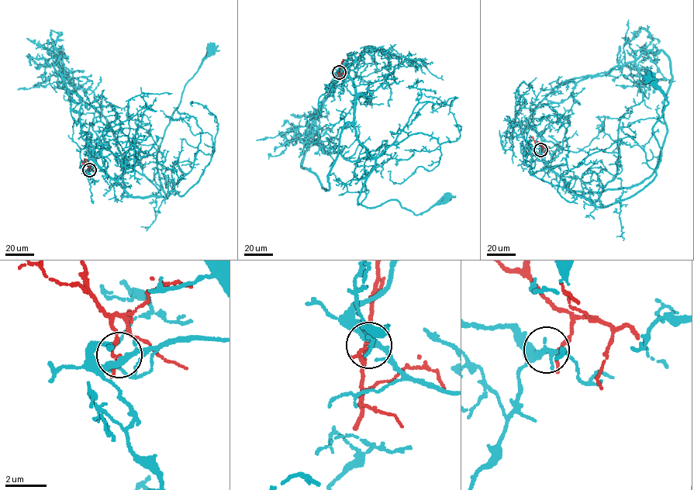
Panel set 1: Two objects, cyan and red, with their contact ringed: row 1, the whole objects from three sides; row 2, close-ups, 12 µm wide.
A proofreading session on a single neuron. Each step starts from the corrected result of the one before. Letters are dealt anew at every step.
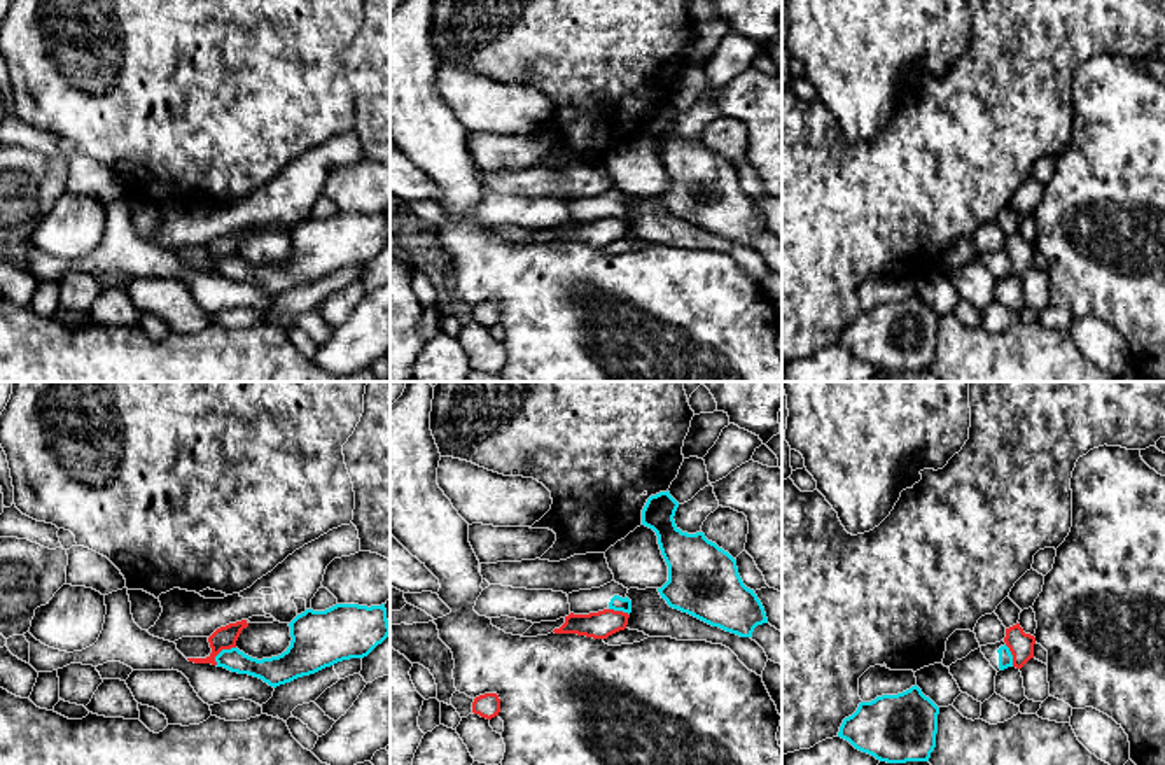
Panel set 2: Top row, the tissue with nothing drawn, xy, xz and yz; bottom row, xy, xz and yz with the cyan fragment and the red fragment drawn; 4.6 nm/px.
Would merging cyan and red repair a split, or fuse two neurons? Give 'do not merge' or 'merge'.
do not merge

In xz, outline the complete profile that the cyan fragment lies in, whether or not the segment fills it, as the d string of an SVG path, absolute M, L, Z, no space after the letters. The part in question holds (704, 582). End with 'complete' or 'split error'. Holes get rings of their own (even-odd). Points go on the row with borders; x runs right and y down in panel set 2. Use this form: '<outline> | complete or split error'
M670 492L651 495L642 509L642 525L658 536L661 555L668 565L668 581L658 588L661 599L673 609L687 613L712 627L740 637L752 637L757 625L768 623L764 607L754 590L747 588L738 574L736 560L708 541L703 532L687 534L675 525L679 502Z | complete

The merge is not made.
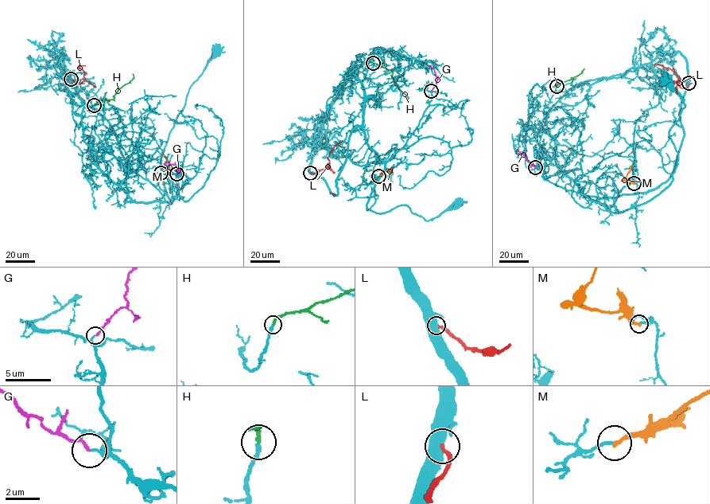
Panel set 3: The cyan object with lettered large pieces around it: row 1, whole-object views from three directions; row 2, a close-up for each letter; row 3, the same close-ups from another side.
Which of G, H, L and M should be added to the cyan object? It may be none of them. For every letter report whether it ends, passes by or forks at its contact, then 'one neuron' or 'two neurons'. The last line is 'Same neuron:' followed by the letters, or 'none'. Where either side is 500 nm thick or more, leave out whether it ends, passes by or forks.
G: it ends there; one neuron
H: it ends there; one neuron
L: two neurons
M: it ends there; two neurons
Same neuron: G, H

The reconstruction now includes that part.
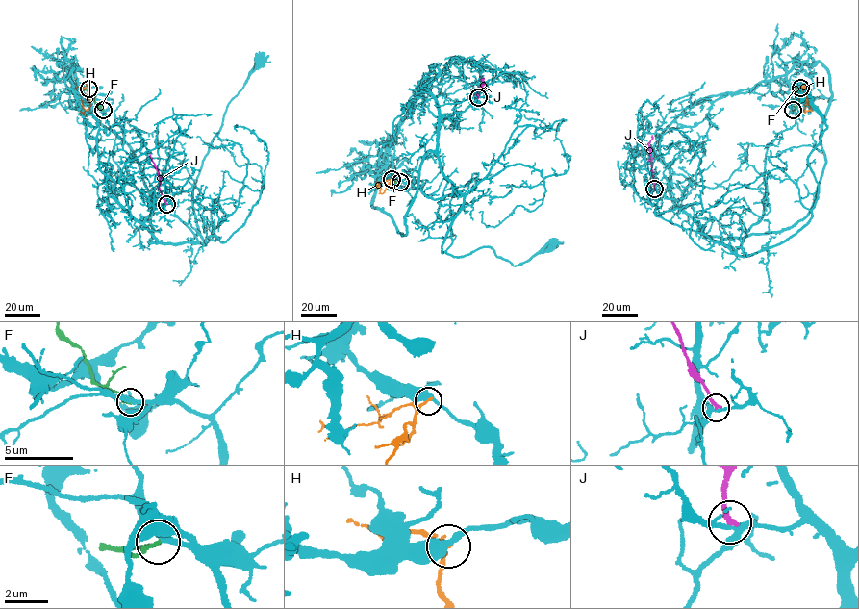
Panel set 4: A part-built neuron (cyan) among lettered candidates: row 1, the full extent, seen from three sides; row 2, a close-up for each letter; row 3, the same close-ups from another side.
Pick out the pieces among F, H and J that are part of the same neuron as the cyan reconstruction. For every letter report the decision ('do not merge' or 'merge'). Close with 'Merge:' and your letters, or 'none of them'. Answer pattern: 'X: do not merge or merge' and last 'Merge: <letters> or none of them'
F: merge
H: do not merge
J: do not merge
Merge: F

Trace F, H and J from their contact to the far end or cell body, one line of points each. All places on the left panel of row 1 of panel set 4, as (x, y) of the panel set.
F: (103, 110), (86, 89)
H: (88, 88), (90, 105), (88, 111), (81, 99)
J: (166, 204), (150, 154)

